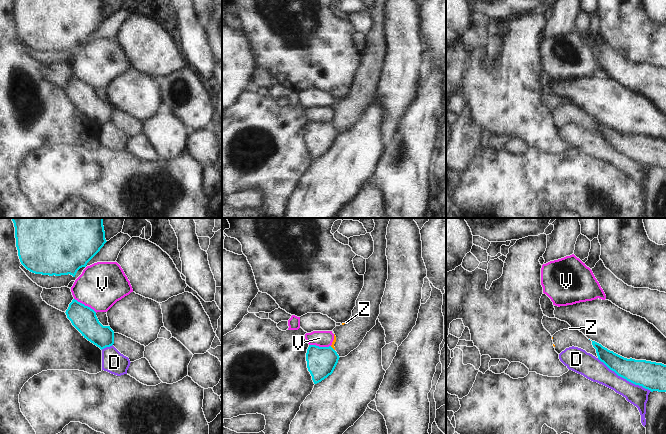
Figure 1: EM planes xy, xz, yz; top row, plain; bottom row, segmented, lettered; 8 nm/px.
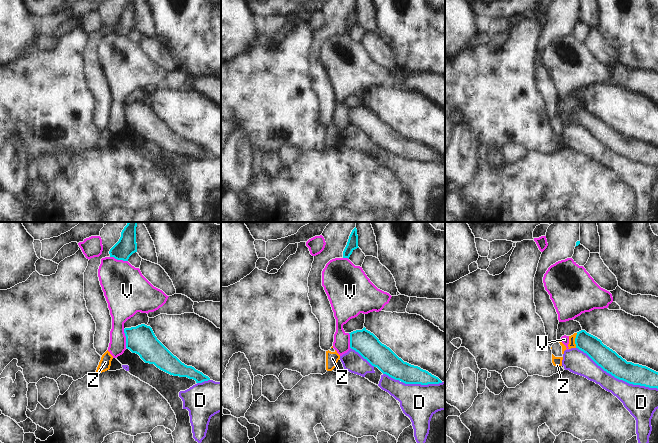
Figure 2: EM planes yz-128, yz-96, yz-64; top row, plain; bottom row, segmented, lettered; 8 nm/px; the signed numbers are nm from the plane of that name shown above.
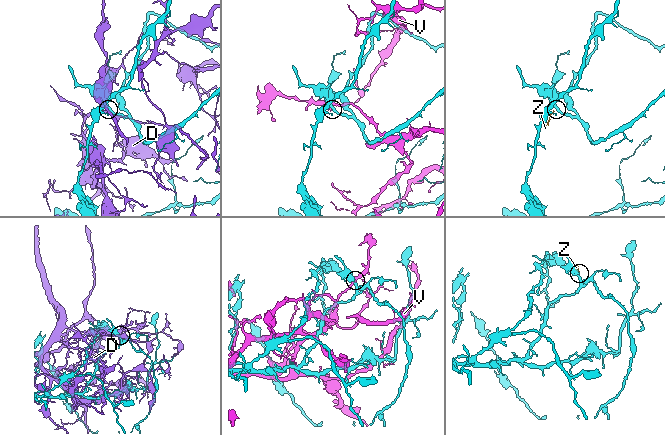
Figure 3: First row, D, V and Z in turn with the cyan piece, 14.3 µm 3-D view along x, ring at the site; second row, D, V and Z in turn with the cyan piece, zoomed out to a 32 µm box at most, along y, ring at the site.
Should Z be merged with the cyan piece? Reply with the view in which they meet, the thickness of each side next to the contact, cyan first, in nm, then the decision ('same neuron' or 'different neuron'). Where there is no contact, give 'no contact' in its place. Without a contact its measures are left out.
xz | 240/20 nm | different neuron

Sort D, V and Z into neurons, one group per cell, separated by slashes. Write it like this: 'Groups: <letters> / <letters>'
Groups: D / V / Z

